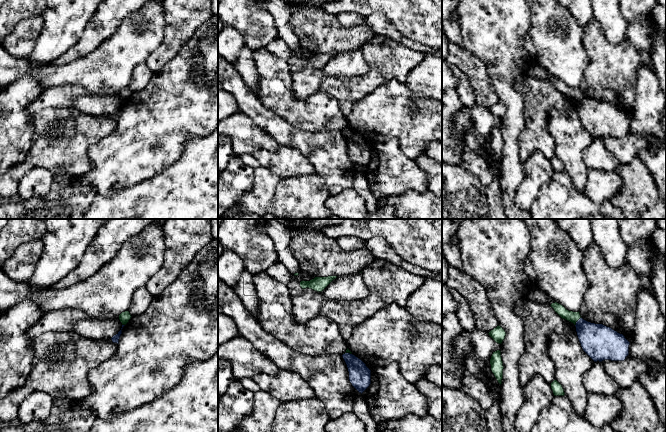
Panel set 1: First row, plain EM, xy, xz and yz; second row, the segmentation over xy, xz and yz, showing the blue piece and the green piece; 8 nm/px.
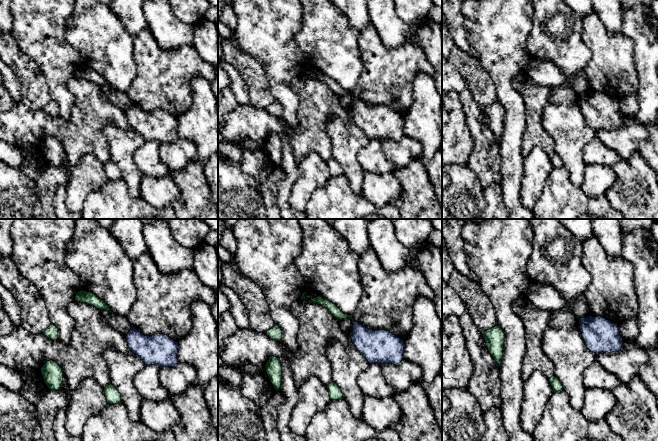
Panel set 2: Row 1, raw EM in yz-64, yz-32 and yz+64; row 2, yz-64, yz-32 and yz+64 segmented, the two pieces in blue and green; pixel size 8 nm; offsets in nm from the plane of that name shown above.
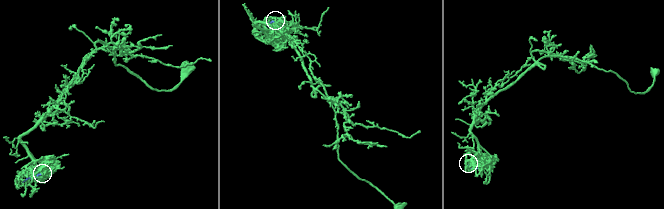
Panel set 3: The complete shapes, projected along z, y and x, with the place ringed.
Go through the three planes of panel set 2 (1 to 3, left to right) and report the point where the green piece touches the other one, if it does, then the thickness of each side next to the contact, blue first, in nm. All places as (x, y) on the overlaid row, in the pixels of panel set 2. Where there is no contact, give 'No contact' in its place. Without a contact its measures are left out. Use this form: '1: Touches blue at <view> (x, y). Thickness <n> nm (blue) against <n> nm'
1: No contact
2: No contact
3: No contact

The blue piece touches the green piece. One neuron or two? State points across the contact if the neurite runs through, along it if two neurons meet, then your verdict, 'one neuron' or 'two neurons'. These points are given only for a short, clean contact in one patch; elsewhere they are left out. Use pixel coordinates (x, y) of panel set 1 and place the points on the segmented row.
way yz (599, 342), (577, 321), (573, 317); one neuron

